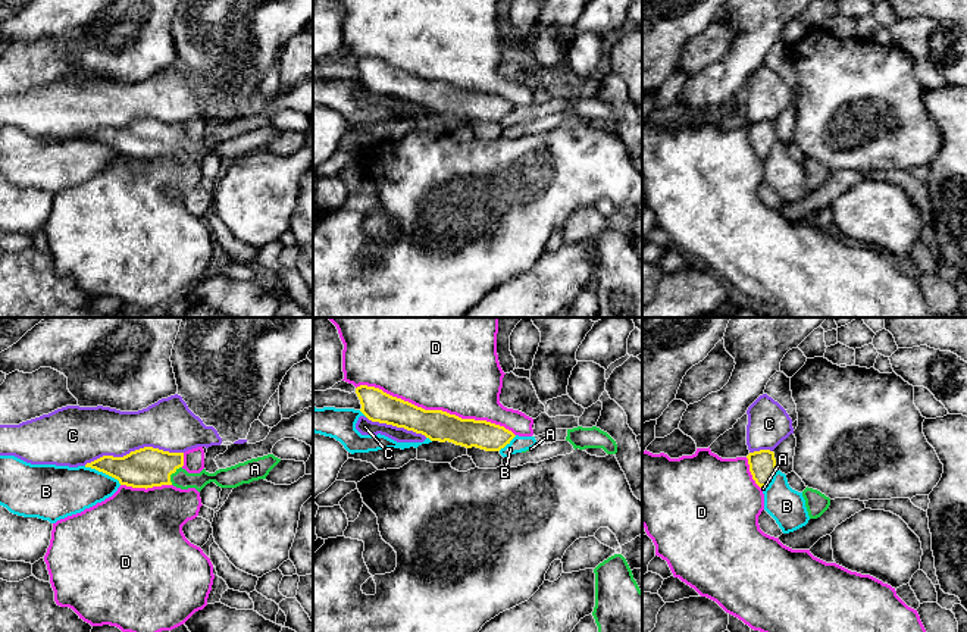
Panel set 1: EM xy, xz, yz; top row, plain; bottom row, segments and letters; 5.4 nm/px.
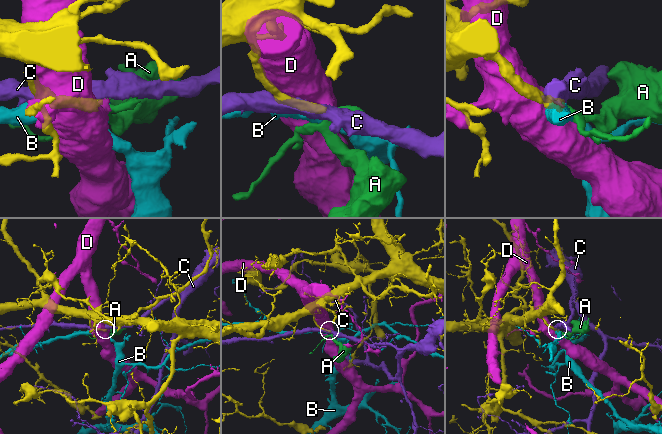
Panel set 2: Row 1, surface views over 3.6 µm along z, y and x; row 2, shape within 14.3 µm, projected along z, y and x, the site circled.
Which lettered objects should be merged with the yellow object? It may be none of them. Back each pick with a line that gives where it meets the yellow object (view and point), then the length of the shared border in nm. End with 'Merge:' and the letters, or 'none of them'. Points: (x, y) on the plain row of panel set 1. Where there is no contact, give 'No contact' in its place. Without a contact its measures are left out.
A: Touches yellow at xy (171, 144). Shared border 120 nm
Merge: A

